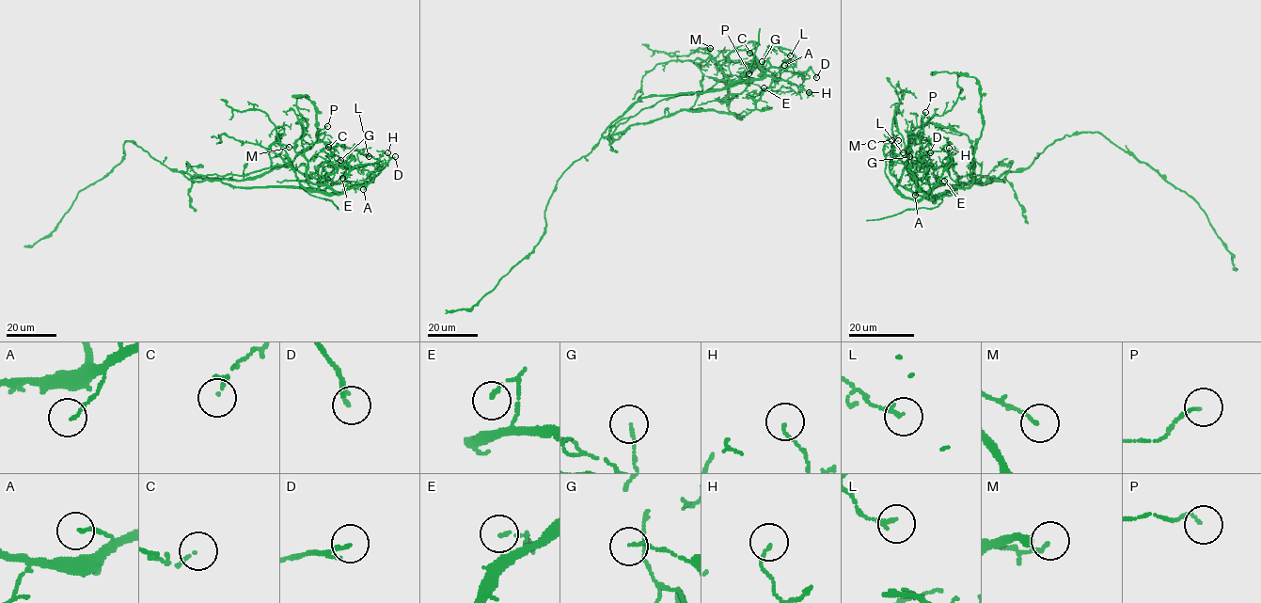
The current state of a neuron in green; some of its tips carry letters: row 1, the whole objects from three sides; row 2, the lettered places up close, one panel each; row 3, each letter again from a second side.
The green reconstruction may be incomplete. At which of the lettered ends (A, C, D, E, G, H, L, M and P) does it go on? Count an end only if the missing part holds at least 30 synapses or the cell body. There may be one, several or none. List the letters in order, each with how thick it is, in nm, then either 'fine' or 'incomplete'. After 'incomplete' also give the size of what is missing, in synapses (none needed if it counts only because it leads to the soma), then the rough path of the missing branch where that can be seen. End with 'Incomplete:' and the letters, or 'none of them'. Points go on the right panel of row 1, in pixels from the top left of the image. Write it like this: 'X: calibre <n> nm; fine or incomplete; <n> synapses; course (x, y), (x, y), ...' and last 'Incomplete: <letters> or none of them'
A: calibre 100 nm; fine
C: calibre 120 nm; fine
D: calibre 110 nm; fine
E: calibre 110 nm; fine
G: calibre 90 nm; fine
H: calibre 110 nm; fine
L: calibre 190 nm; fine
M: calibre 120 nm; fine
P: calibre 100 nm; fine
Incomplete: none of them

